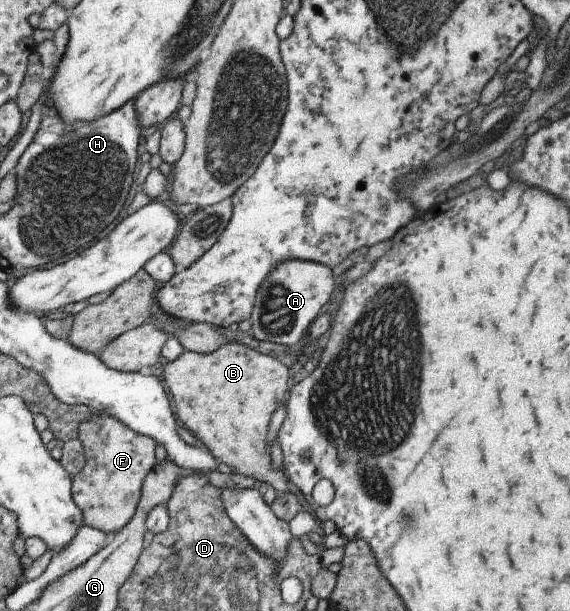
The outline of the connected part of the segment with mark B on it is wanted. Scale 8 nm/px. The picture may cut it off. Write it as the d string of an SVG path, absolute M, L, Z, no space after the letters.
M234 342L226 343L209 354L186 351L164 366L164 383L172 395L176 417L192 431L199 444L206 447L218 461L226 463L234 473L256 479L260 488L270 485L277 493L287 492L286 476L281 468L274 466L270 458L268 427L274 411L287 399L294 373L276 358Z

